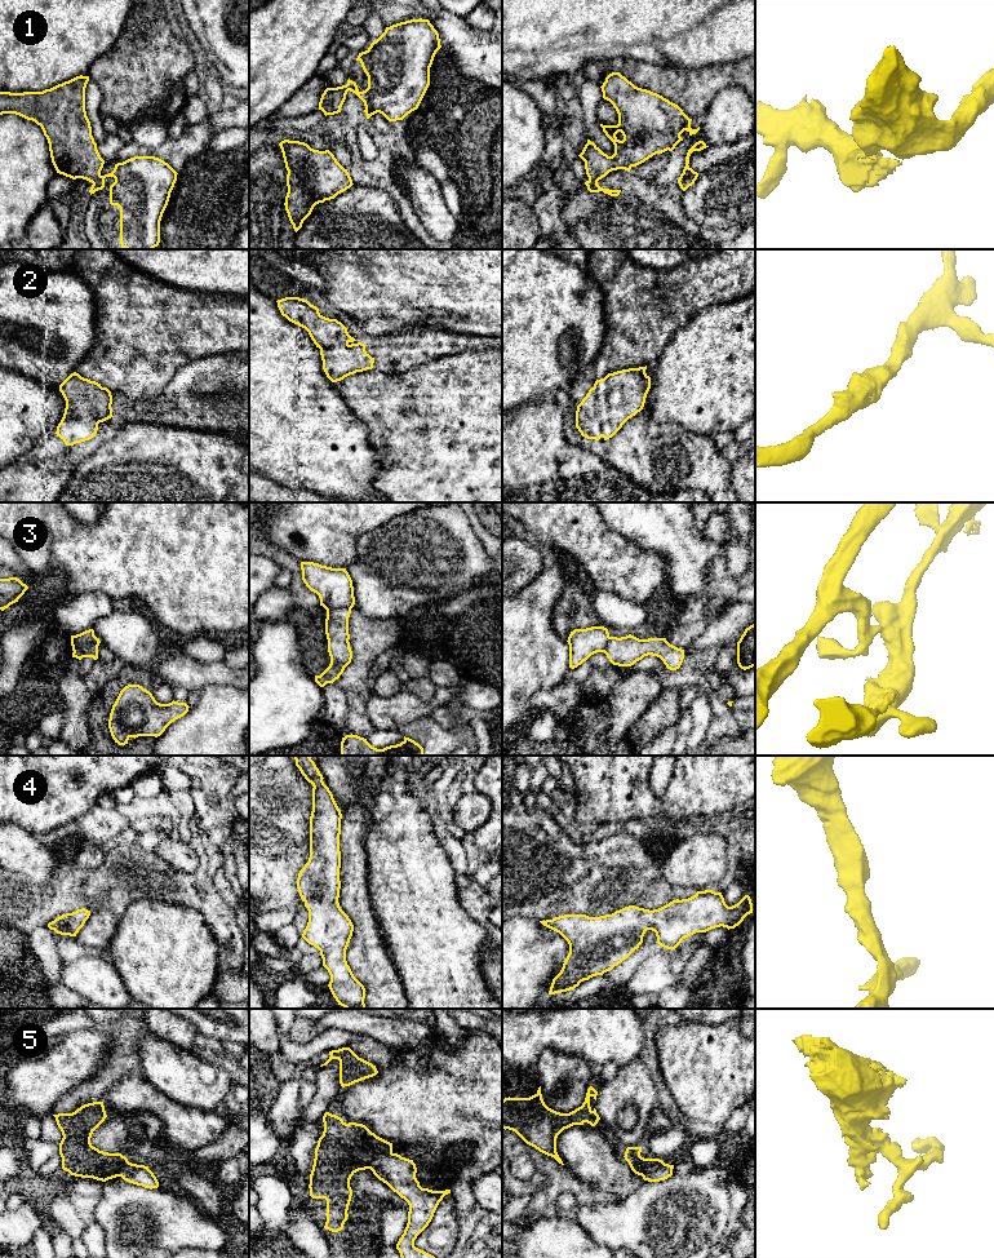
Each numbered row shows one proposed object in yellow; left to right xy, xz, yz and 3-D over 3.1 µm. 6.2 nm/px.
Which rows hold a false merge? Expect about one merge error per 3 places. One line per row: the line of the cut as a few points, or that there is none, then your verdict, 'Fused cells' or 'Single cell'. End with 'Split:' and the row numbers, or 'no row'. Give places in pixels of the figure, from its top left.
1: Split along yz (589, 178), (597, 184). Fused cells
2: No split. Single cell
3: Split along xy (97, 643), (83, 643), (74, 651). Fused cells
4: No split. Single cell
5: Split along xz (391, 1152), (378, 1155), (369, 1168). Fused cells
Split: 1, 3, 5

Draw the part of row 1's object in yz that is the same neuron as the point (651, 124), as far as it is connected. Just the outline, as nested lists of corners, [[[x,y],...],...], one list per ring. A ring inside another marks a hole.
[[[612,72],[605,77],[605,81],[600,87],[603,98],[609,101],[618,114],[617,125],[603,125],[603,132],[614,145],[614,154],[608,156],[594,142],[587,139],[582,152],[578,155],[585,161],[586,174],[590,181],[596,182],[605,177],[609,172],[617,169],[625,169],[630,172],[633,167],[636,167],[656,154],[665,151],[673,151],[675,146],[683,141],[680,134],[687,130],[689,136],[696,134],[700,130],[691,128],[691,121],[683,110],[664,98],[662,96],[647,89],[635,87],[620,72]]]

